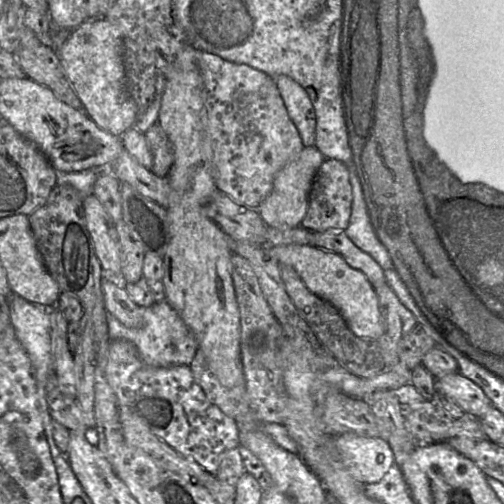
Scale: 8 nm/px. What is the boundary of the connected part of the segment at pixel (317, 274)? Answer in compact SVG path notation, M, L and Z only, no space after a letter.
M298 244L270 246L269 254L280 266L291 266L313 294L332 304L354 335L372 340L380 337L383 324L374 286L362 272L350 267L340 255L313 245Z

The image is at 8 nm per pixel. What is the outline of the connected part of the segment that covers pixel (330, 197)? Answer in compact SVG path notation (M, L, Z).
M325 159L313 179L307 212L300 225L312 231L345 230L350 221L352 198L347 167L339 160Z

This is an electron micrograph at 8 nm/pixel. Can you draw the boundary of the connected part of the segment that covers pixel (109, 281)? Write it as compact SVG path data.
M104 274L102 289L105 308L109 315L115 317L127 328L142 326L143 319L140 308L128 295L122 279Z

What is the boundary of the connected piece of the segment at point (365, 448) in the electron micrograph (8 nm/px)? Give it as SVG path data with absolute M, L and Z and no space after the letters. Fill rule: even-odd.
M344 432L334 439L343 467L363 485L378 483L395 464L391 447L381 438Z

